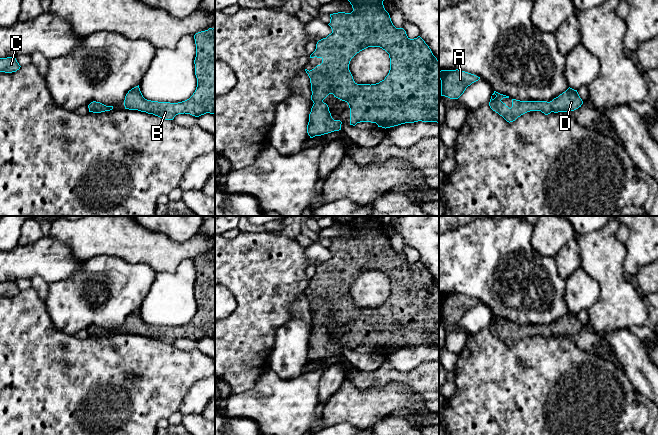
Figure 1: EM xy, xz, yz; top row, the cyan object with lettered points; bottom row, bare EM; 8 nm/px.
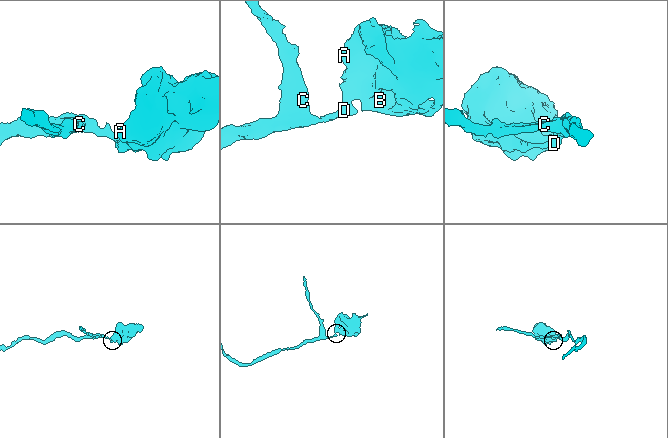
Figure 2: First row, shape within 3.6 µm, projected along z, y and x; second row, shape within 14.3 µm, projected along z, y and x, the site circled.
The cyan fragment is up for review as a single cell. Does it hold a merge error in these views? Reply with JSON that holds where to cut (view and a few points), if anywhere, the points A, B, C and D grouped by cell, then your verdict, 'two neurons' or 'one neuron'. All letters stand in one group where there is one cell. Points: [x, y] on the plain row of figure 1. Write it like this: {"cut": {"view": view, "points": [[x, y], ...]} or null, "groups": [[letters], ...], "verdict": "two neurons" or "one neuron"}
{"cut": null, "groups": [["A", "B", "C", "D"]], "verdict": "one neuron"}

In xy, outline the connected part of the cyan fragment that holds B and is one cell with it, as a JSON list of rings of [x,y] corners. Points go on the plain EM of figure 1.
[[[215,251],[196,257],[194,263],[196,268],[194,288],[197,311],[193,319],[189,323],[178,327],[151,325],[143,321],[138,309],[126,318],[125,333],[146,336],[165,344],[173,344],[176,339],[184,337],[195,341],[206,337],[215,338]]]

